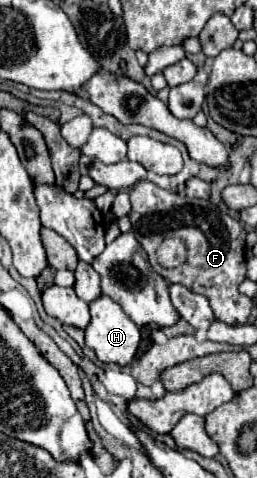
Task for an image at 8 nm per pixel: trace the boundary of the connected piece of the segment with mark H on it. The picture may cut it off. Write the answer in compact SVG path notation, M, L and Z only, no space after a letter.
M105 294L93 300L89 304L89 310L91 310L91 322L85 328L85 344L97 354L101 362L115 362L119 366L131 364L139 348L139 340L141 340L137 324L123 312L123 308L113 298Z

